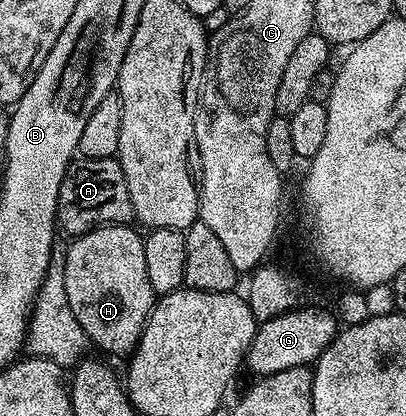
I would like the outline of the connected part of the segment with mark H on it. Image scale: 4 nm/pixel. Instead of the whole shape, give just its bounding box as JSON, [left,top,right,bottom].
[64,224,156,357]

